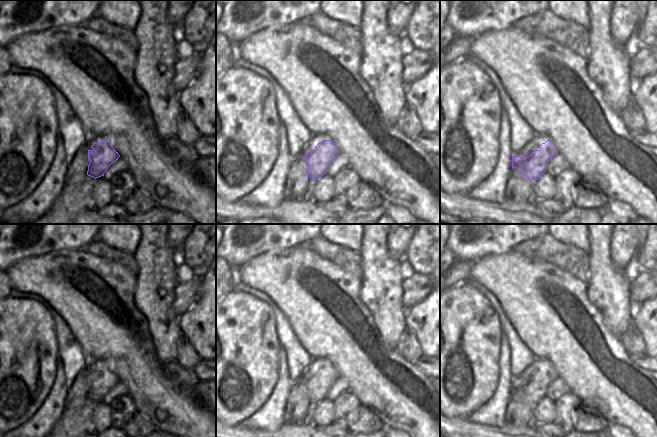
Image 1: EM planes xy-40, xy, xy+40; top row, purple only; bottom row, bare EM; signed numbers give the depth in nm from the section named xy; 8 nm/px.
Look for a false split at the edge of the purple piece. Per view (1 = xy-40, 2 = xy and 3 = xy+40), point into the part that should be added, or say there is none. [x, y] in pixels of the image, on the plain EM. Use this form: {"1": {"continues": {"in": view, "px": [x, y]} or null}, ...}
{"1": {"continues": null}, "2": {"continues": null}, "3": {"continues": null}}

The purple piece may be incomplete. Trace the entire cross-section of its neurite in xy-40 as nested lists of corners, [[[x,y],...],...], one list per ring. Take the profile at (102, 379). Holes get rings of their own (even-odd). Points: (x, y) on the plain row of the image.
[[[105,360],[104,364],[99,364],[91,370],[88,374],[88,389],[87,399],[93,402],[104,400],[108,391],[116,386],[120,379],[112,371],[108,361]]]

